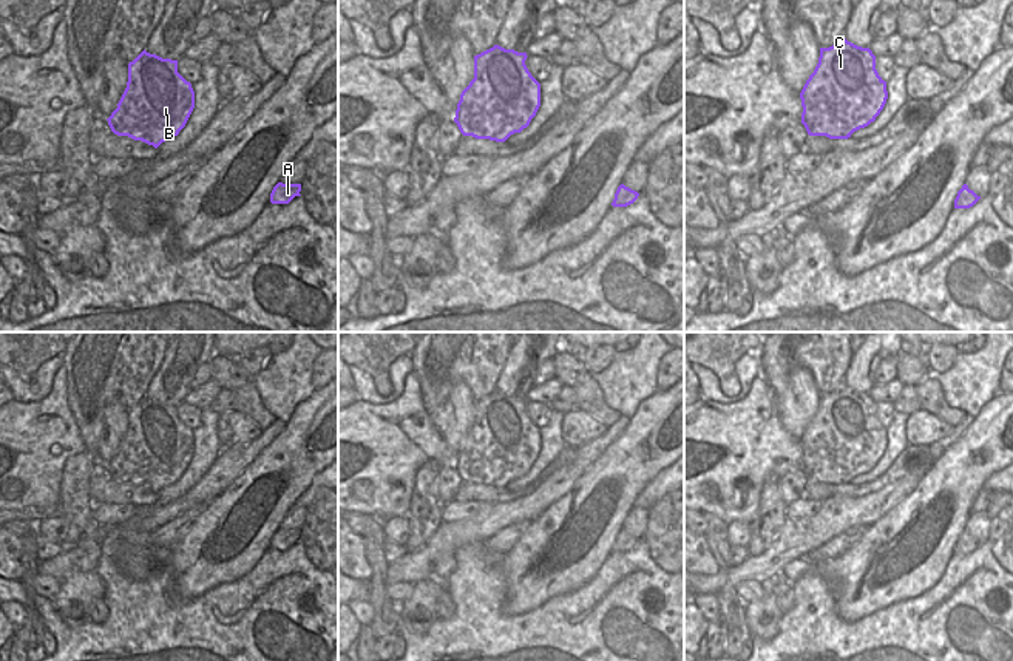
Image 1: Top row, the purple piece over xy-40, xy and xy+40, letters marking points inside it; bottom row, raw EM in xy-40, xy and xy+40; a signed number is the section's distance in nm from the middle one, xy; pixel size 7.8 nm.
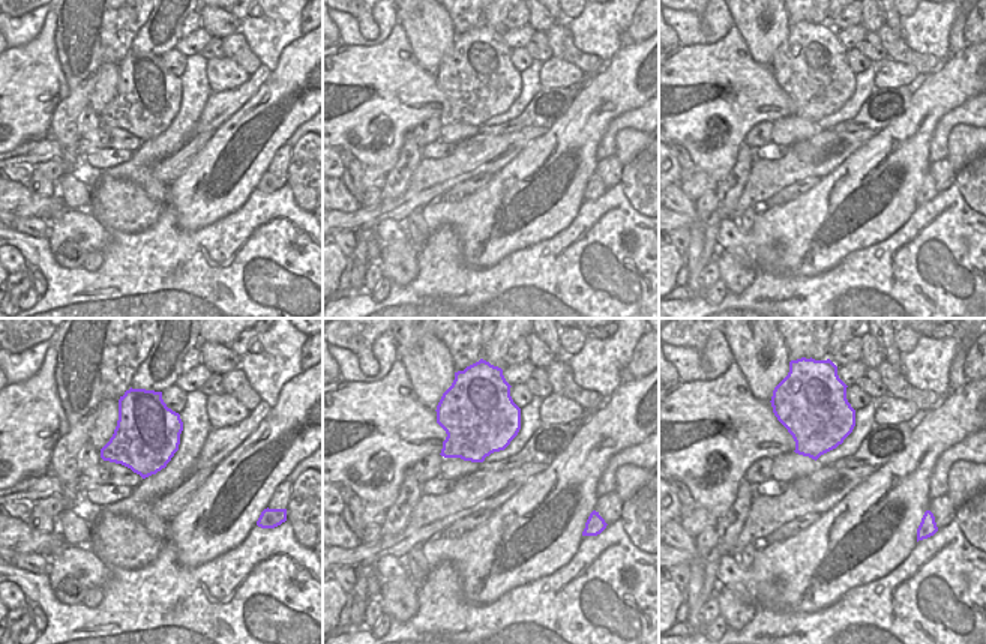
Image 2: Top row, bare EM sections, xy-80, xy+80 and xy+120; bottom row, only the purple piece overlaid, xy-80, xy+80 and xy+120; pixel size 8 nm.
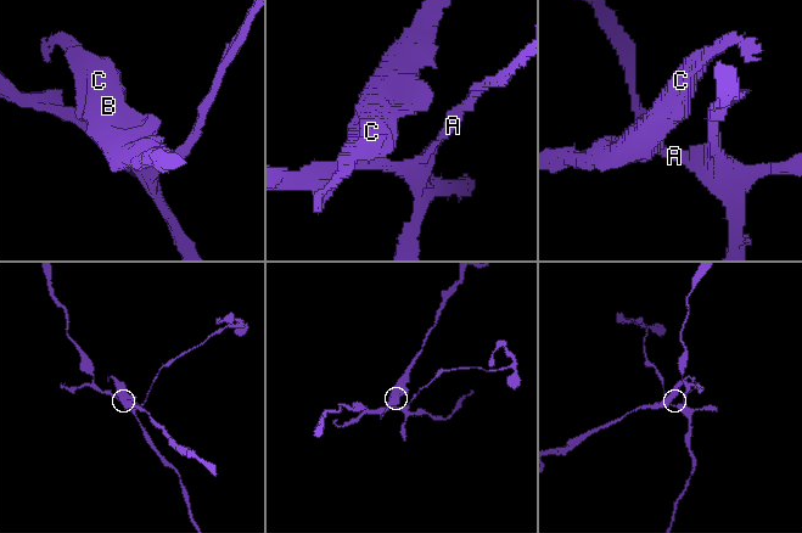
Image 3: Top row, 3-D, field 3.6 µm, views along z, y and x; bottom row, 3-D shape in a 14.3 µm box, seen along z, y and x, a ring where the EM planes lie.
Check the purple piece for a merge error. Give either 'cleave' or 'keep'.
cleave

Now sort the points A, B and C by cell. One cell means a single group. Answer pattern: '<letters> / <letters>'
A / B C

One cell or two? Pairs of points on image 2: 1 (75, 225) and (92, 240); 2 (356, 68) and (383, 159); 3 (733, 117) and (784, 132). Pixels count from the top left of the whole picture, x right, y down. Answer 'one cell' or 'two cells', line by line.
1: one cell
2: one cell
3: two cells

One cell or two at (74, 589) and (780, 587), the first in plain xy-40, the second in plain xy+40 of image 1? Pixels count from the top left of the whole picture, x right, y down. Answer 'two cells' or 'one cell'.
two cells

